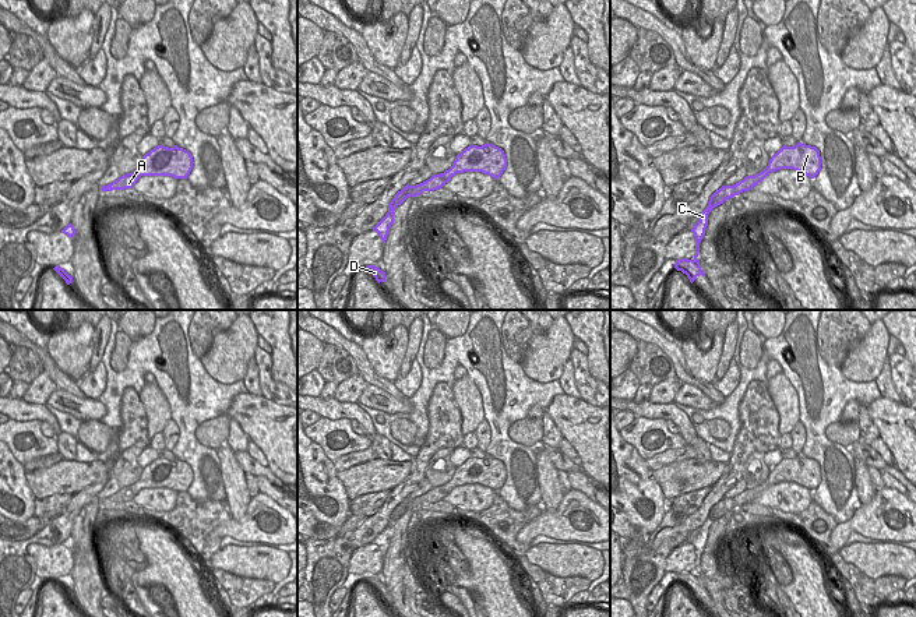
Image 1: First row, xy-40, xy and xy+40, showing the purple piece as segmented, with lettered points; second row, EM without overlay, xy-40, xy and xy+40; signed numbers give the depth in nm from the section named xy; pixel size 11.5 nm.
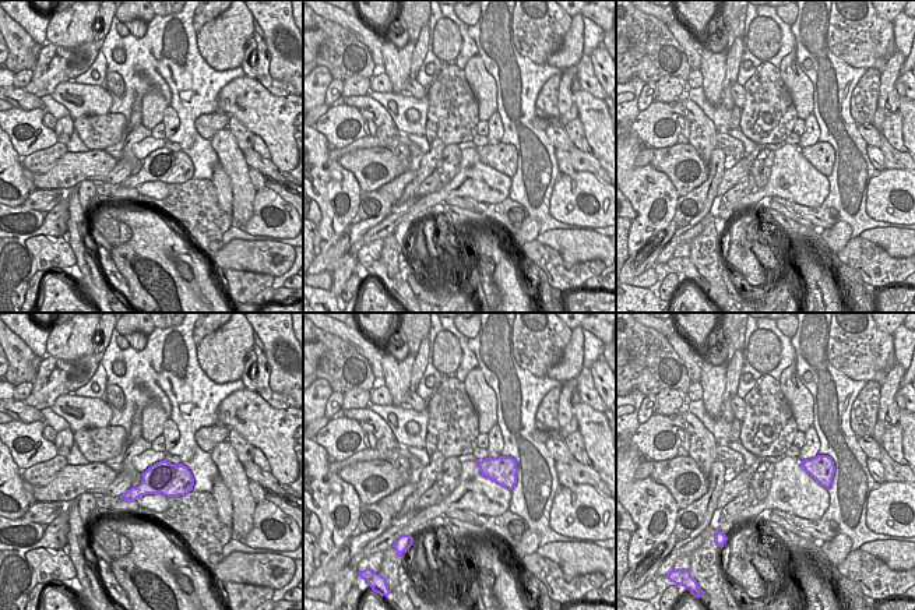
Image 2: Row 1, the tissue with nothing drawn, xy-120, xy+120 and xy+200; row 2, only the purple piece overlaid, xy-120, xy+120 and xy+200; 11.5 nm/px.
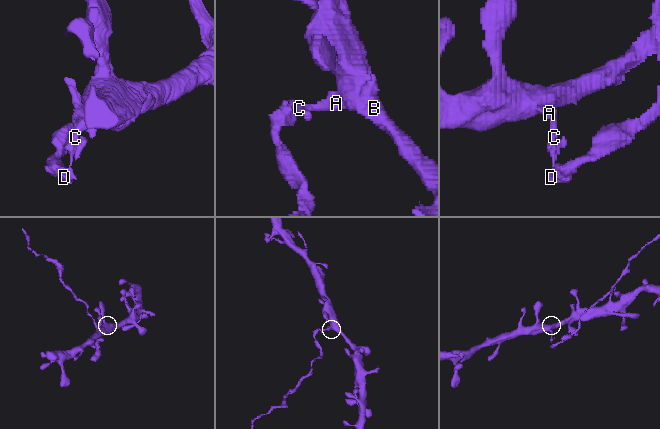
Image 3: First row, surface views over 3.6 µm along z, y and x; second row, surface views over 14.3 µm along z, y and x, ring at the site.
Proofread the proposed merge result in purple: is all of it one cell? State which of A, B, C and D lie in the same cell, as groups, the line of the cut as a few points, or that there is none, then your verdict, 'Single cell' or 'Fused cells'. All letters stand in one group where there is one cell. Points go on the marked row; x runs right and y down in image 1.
Groups: A B / C D. Split along xy (387, 212), (393, 214). Fused cells.

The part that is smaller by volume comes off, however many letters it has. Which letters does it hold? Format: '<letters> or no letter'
C, D.

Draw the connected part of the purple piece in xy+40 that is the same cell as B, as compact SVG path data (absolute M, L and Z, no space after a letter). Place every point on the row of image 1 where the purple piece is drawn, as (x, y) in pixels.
M797 142L795 147L783 145L776 154L771 156L768 166L762 172L754 176L746 176L733 186L722 186L709 197L708 205L718 207L743 191L750 191L769 173L781 169L793 169L808 176L810 179L814 179L821 170L820 151L815 147L802 142Z

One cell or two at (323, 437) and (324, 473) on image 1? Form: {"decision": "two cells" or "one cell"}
{"decision": "two cells"}

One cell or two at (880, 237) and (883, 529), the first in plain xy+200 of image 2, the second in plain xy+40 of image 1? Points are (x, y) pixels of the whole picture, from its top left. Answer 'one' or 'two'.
two

